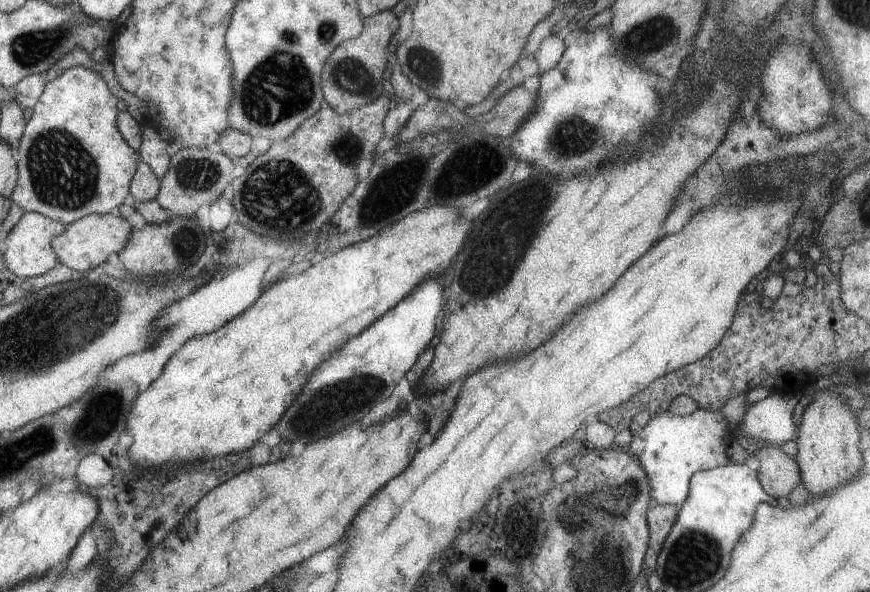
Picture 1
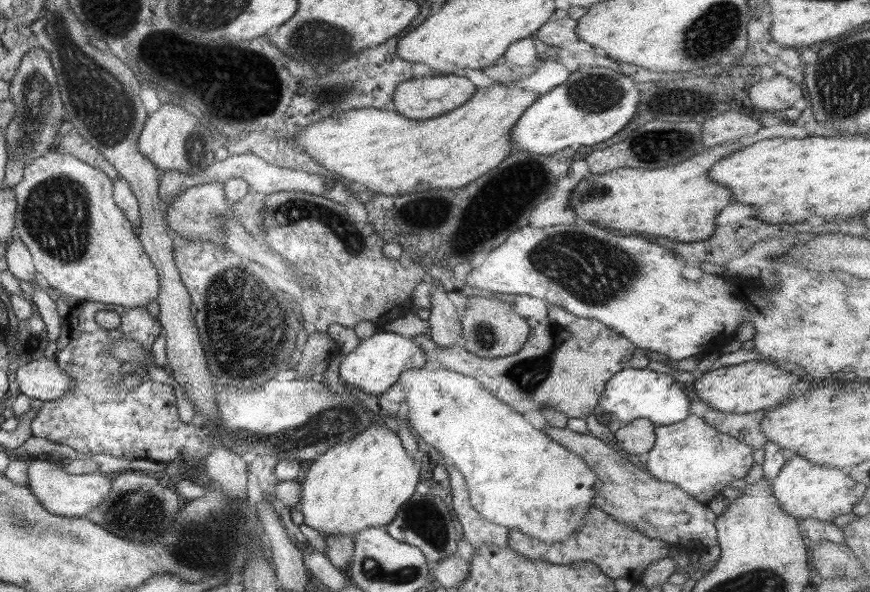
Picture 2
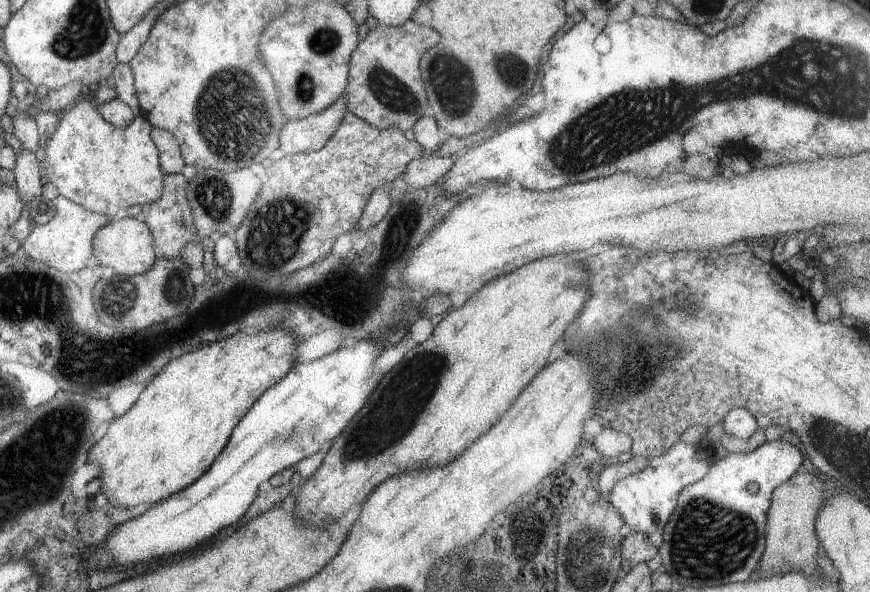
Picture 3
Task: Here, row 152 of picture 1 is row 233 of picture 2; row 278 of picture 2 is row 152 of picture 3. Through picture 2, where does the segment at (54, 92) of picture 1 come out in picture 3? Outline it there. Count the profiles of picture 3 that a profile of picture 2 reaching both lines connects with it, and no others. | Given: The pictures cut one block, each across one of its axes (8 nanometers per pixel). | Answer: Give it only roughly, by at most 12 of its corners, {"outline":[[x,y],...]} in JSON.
{"outline":[[55,112],[39,162],[63,198],[111,220],[155,202],[163,172],[137,114]]}

